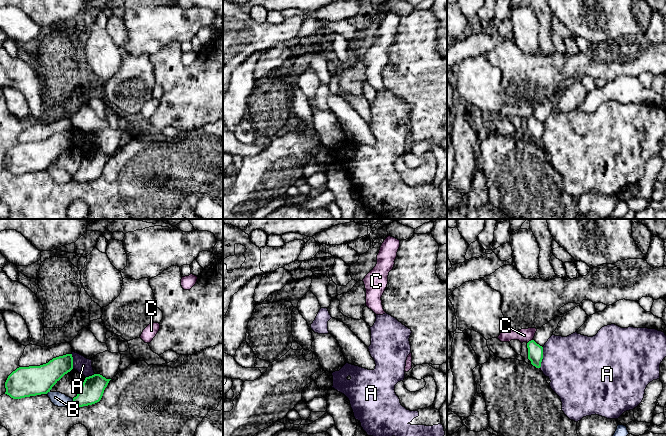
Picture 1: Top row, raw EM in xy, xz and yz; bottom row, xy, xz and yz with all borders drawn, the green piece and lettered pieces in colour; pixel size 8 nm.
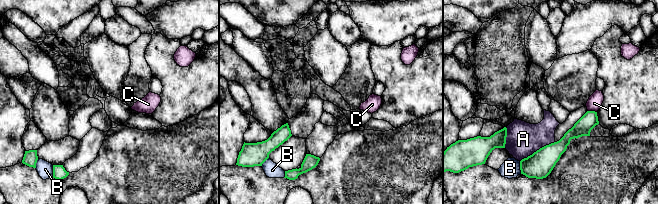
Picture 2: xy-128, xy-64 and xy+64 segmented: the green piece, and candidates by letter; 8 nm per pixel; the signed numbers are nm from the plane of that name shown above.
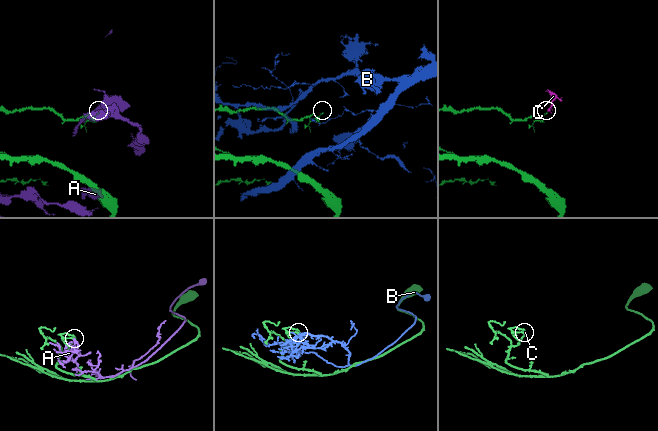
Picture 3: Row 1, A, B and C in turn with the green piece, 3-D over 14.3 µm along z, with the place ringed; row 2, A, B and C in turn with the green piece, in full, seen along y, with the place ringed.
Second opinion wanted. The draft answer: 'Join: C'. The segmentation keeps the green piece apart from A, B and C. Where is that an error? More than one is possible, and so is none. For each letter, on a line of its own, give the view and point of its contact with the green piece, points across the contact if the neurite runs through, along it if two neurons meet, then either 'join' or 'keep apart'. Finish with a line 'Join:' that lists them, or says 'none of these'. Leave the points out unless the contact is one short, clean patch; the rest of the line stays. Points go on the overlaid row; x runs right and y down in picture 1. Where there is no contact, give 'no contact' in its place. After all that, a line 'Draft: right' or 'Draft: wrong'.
A: yz (542, 357) | keep apart
B: xy (72, 402) | keep apart
C: yz (529, 341) | along yz (532, 339), (527, 343) | keep apart
Join: none of these
Draft: wrong

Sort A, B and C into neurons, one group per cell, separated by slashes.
A / B / C

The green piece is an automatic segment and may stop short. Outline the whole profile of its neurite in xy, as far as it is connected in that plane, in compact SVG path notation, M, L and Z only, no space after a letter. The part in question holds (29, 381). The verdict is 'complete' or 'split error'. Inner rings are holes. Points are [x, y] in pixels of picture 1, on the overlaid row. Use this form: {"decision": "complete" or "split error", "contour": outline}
{"decision": "complete", "contour": "M72 354L53 358L40 366L19 367L8 376L5 394L13 399L47 394L72 369Z"}

